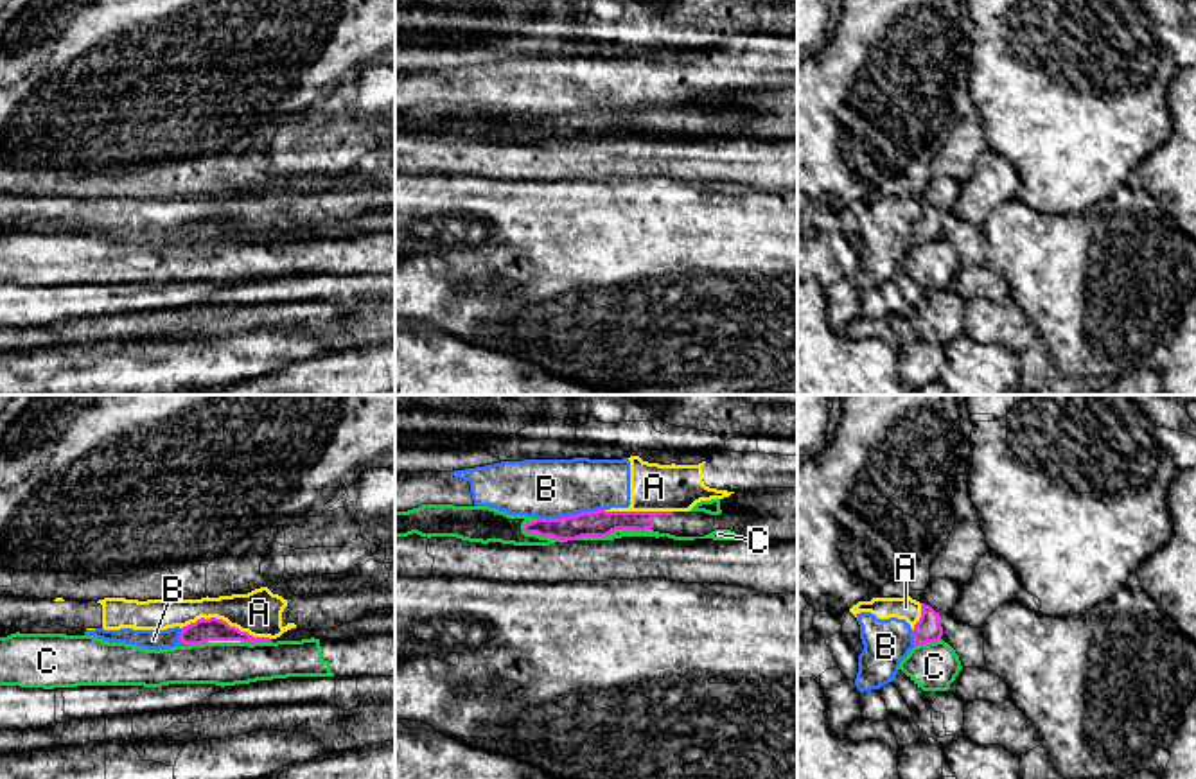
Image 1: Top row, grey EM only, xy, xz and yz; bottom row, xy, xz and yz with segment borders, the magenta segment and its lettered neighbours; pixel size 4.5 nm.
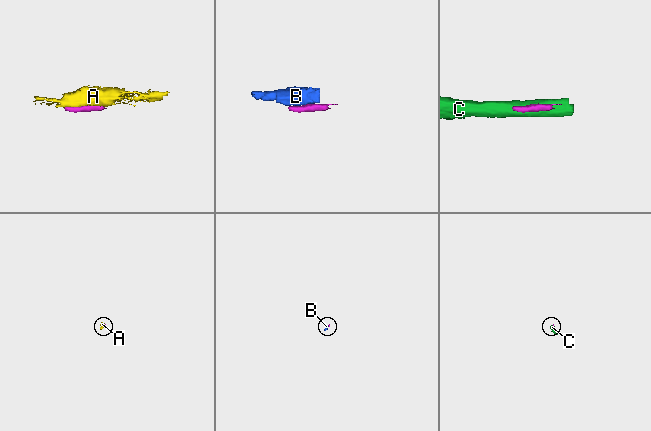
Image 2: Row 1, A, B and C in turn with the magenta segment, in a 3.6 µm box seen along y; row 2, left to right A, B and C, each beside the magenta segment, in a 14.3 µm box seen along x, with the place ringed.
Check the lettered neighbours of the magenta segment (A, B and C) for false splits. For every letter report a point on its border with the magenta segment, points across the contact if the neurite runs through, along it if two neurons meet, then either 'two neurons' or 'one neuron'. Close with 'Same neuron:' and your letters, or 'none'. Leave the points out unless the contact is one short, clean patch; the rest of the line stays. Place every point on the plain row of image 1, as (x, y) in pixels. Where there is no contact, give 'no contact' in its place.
A: meets magenta in xy at (225, 219); two neurons
B: meets magenta in xz at (570, 113); border along xz (604, 106), (537, 117); two neurons
C: meets magenta in xz at (613, 128); two neurons
Same neuron: none

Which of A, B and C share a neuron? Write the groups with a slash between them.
A B / C

